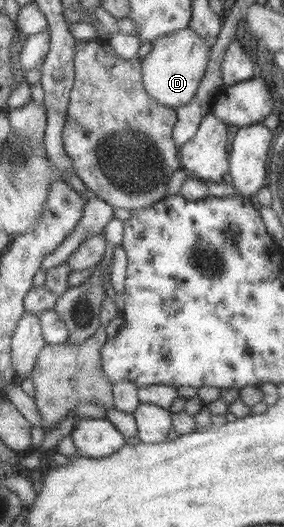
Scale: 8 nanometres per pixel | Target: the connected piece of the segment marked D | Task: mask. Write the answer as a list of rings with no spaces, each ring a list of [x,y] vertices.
[[[191,27],[157,40],[152,53],[144,59],[145,80],[150,95],[172,108],[190,105],[201,90],[210,59],[212,46],[203,35]]]

